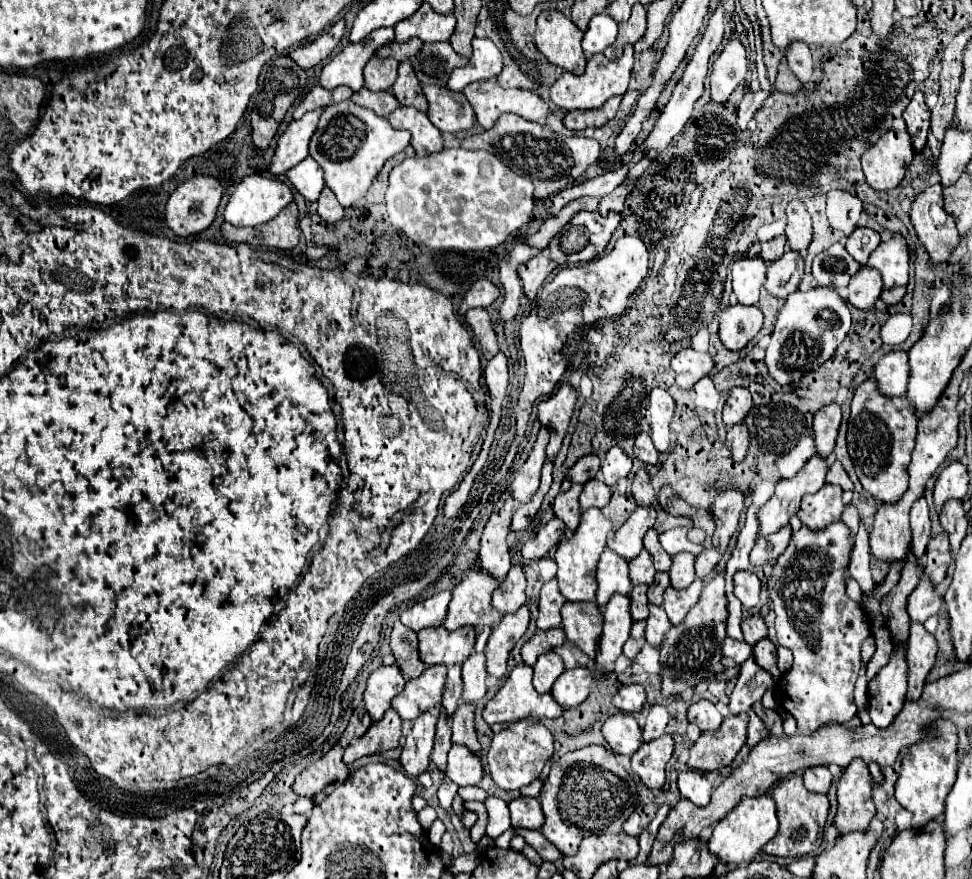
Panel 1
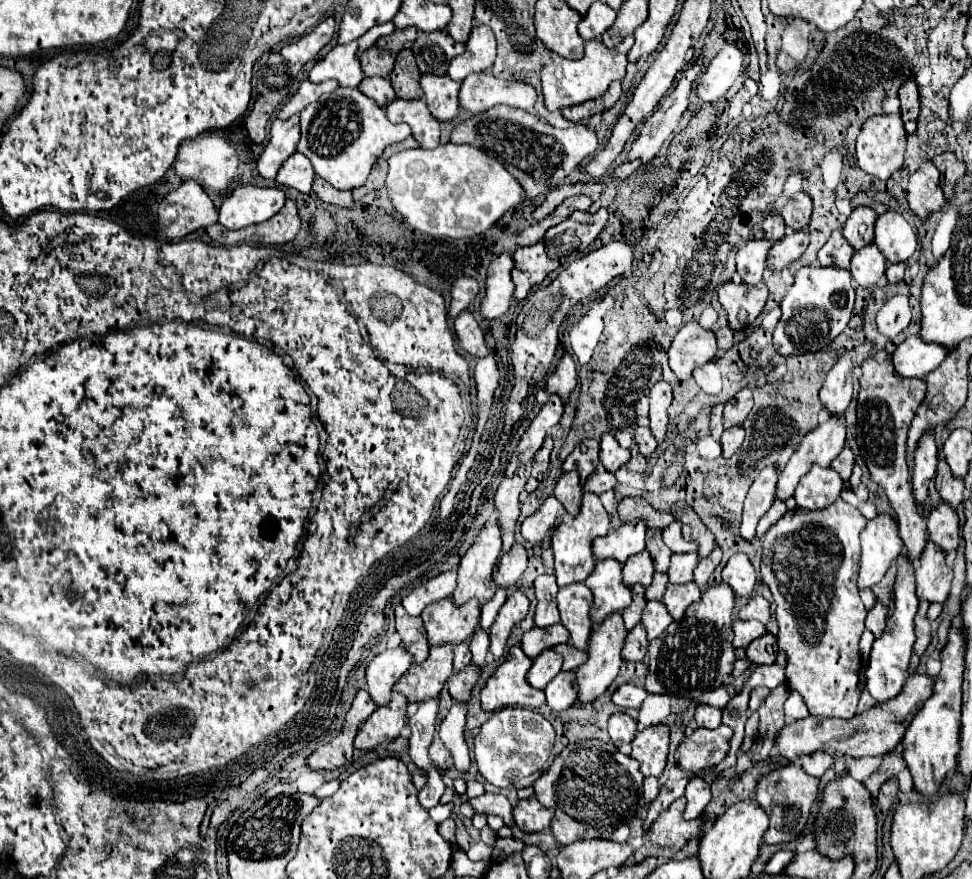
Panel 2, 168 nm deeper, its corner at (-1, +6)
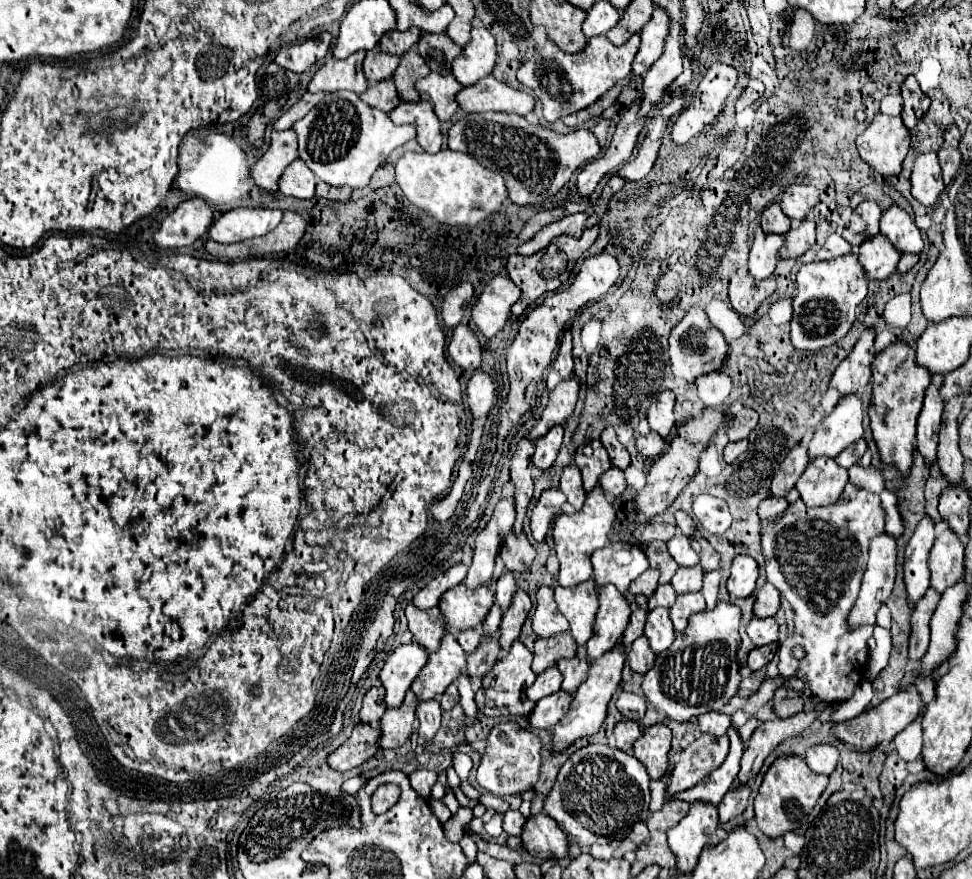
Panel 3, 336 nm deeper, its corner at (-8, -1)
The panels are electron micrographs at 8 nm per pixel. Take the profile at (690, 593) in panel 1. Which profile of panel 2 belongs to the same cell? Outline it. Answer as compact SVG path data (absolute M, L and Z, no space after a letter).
M689 582L689 584L683 584L683 586L675 586L675 584L667 584L667 590L665 590L665 596L663 596L663 602L669 610L669 614L675 618L675 620L681 620L685 610L693 604L701 600L701 590L695 582Z

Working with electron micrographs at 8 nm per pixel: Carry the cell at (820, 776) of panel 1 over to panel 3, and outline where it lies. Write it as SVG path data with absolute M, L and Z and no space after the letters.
M816 745L806 751L808 767L818 775L830 775L838 765L838 749L834 745Z

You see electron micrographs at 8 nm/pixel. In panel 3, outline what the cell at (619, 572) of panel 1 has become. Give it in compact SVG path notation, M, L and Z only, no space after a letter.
M614 585L600 587L600 609L594 621L594 635L586 643L588 659L600 657L620 641L630 621L630 613L628 599Z

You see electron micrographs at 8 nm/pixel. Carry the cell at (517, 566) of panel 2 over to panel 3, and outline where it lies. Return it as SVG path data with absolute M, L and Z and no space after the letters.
M510 531L508 537L504 539L500 557L502 557L504 565L506 565L506 571L510 571L510 573L524 573L532 565L534 557L536 557L536 551L528 543L524 533L514 535L514 531Z

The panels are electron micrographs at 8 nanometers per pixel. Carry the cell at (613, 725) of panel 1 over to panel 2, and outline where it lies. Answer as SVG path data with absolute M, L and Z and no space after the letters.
M615 712L609 718L609 736L617 748L625 742L631 742L635 738L635 734L637 734L637 722L629 714Z

